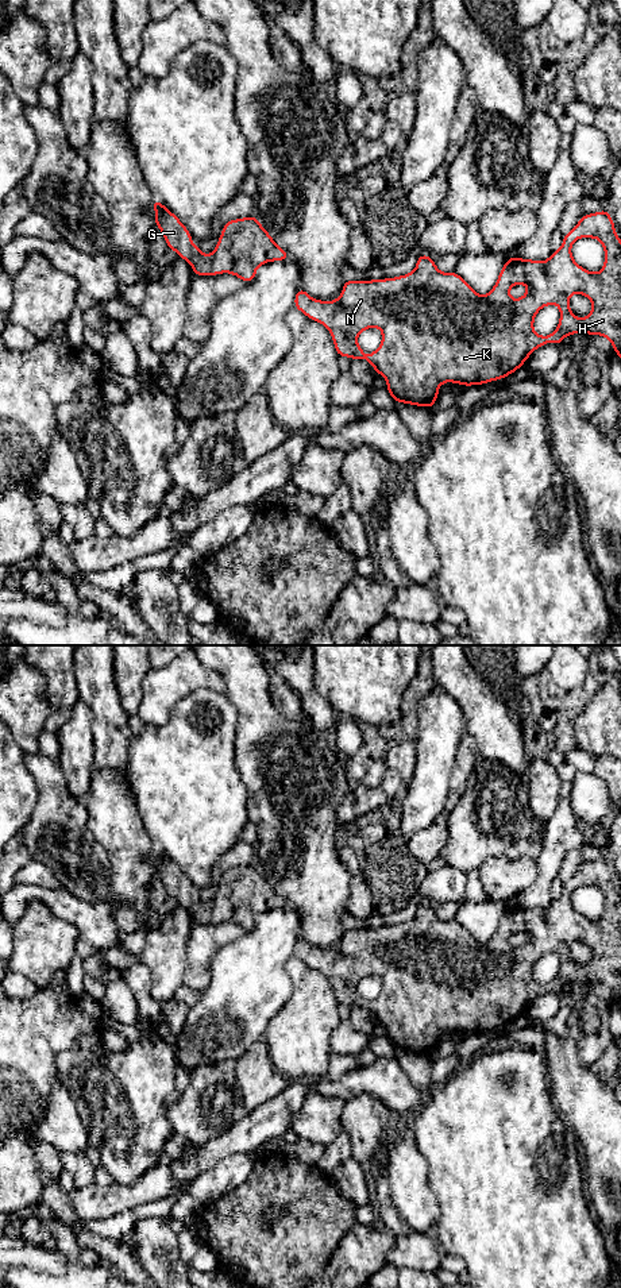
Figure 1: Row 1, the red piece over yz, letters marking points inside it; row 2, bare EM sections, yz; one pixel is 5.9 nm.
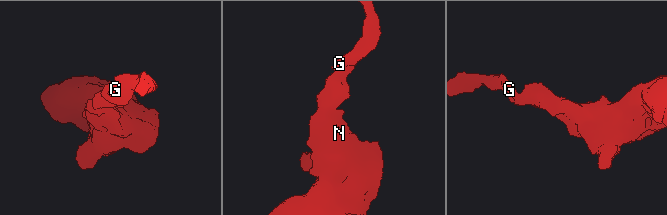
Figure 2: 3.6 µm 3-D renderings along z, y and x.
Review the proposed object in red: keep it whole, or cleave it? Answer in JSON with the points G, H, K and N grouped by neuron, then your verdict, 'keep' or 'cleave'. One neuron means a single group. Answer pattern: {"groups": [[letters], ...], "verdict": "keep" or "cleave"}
{"groups": [["G", "H", "K", "N"]], "verdict": "keep"}

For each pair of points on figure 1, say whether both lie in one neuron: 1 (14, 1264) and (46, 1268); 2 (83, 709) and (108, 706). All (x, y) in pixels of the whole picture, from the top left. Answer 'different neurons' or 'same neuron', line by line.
1: same neuron
2: different neurons

